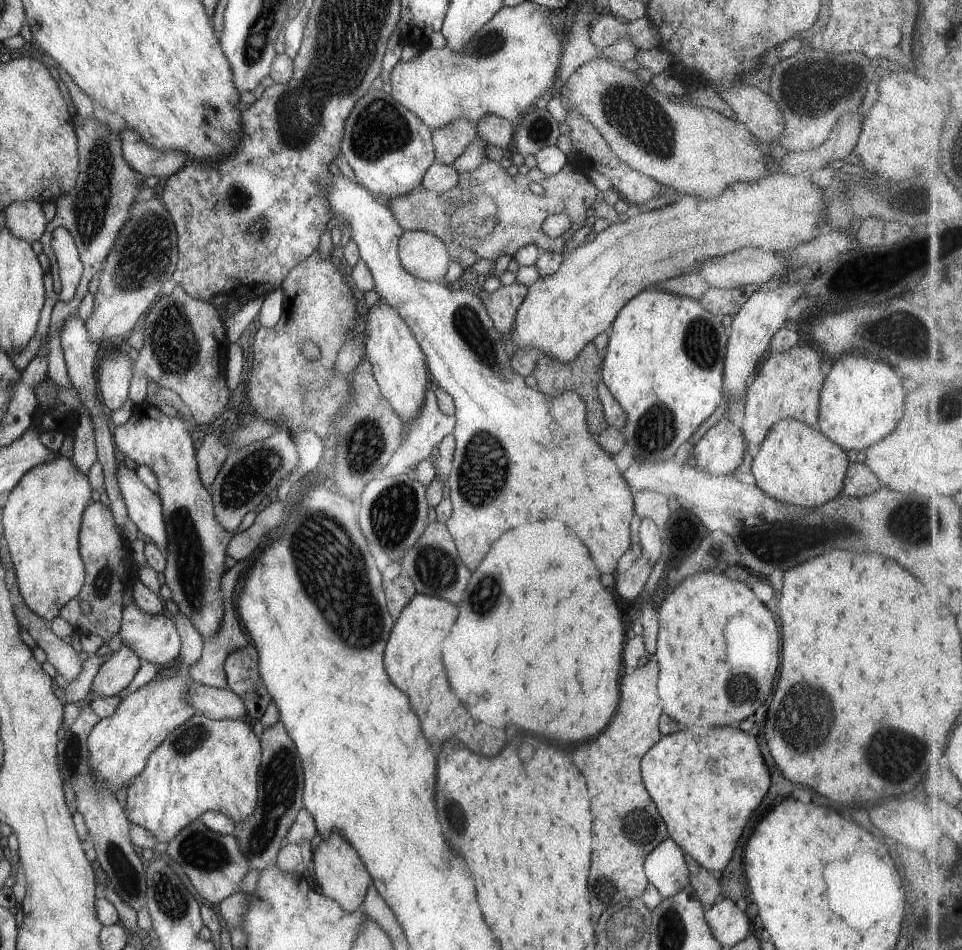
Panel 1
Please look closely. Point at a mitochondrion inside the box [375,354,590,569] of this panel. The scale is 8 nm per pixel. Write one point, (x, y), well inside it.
(484, 459)

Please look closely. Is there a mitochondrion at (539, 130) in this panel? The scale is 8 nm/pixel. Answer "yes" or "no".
yes

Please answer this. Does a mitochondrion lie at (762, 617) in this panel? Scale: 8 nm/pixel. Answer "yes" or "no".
no

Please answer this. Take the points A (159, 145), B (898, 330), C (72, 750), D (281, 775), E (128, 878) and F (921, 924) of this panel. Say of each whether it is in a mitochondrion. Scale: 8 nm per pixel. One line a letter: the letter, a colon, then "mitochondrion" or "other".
A: other
B: mitochondrion
C: mitochondrion
D: mitochondrion
E: mitochondrion
F: other

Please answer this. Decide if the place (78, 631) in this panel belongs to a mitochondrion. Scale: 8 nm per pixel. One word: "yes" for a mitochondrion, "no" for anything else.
no

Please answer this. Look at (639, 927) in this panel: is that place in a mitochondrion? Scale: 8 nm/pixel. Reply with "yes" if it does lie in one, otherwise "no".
yes

